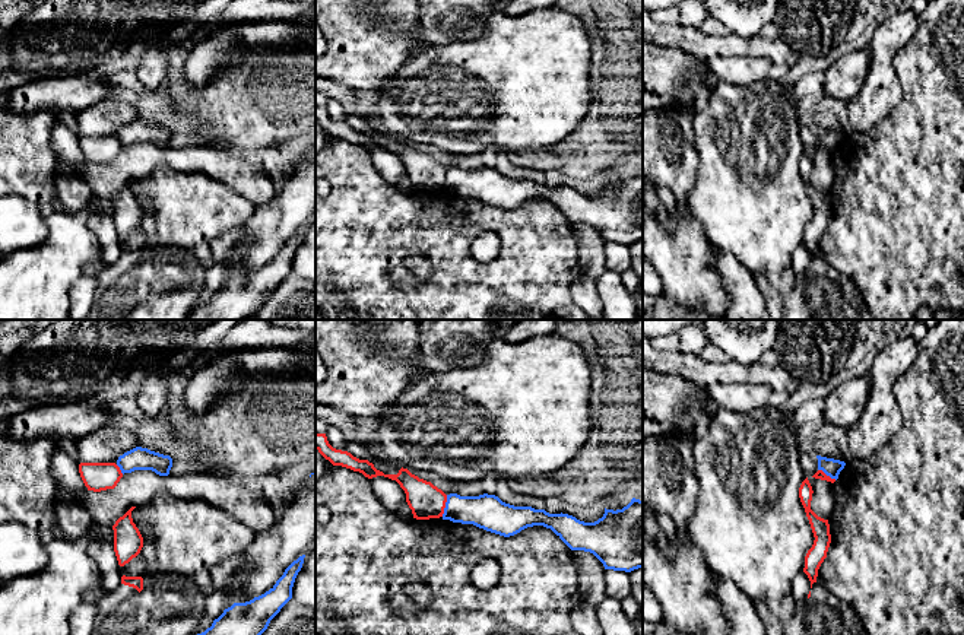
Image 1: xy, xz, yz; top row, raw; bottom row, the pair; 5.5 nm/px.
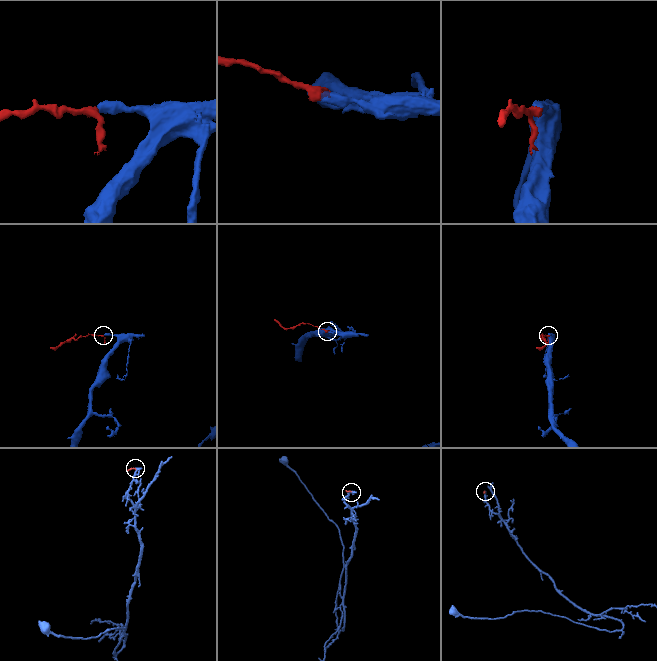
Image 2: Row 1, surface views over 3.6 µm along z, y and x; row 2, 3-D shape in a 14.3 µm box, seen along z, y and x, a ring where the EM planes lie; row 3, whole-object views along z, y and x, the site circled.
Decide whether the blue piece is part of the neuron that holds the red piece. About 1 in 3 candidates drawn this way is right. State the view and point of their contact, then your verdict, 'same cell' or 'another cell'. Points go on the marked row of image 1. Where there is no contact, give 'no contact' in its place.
xz (444, 505) | another cell

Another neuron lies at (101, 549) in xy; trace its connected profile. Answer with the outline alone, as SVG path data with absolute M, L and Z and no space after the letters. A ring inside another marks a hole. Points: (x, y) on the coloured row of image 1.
M93 524L91 531L96 536L88 547L88 553L101 571L102 591L112 591L121 584L121 569L114 552L114 530L110 526Z

